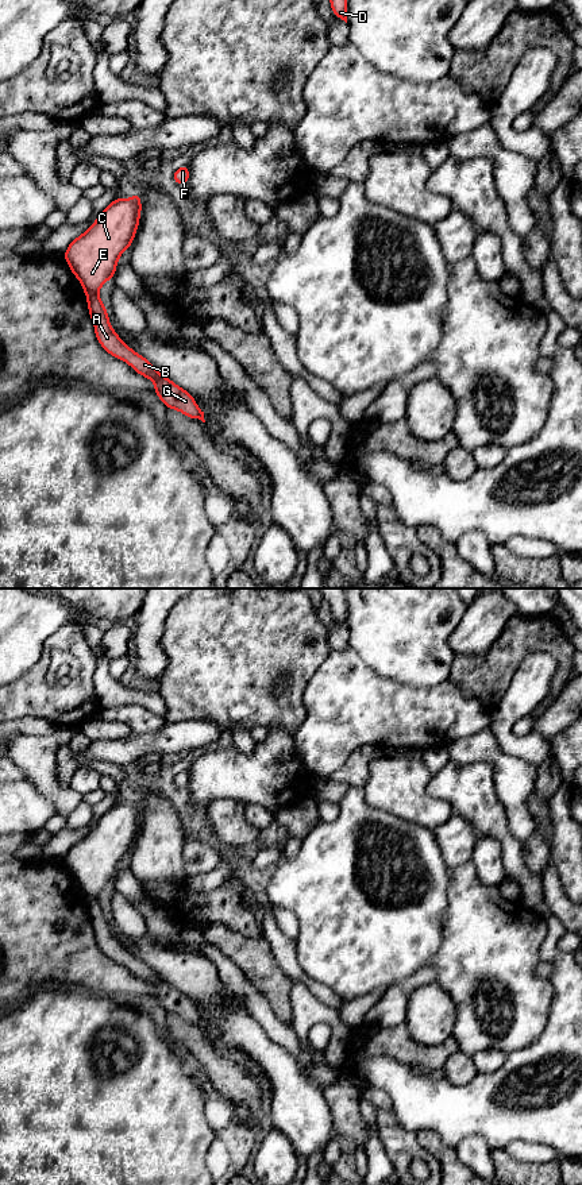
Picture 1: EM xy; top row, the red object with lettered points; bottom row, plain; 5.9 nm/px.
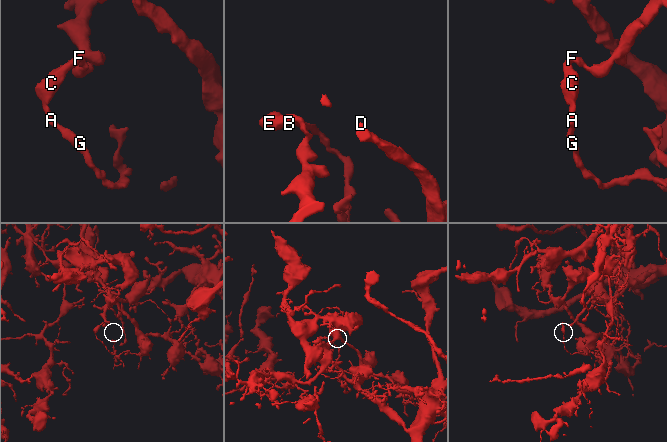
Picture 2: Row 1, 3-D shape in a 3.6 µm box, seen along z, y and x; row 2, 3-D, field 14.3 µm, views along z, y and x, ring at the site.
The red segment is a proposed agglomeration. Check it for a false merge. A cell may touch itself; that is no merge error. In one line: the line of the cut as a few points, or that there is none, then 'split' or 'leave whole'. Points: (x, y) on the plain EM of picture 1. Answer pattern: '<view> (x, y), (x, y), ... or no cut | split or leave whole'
xy (85, 896), (96, 898) | split

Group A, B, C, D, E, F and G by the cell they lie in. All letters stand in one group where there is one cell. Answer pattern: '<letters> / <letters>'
A B D G / C E F

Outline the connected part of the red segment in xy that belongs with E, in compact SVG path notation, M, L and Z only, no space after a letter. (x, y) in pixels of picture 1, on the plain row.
M140 802L115 803L63 861L85 898L97 898L115 880L123 856L131 852L140 822Z

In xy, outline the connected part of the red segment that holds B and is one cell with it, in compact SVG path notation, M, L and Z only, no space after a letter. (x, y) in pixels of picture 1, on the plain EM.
M85 898L88 912L95 929L95 938L101 952L112 961L128 968L136 977L155 988L154 996L166 1012L180 1015L190 1023L199 1023L203 1027L204 1016L196 1010L192 999L163 981L147 964L136 958L112 934L108 916L105 915L97 898Z

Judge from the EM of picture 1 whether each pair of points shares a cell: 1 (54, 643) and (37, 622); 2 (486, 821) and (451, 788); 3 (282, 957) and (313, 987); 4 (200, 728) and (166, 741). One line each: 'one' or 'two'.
1: two
2: one
3: one
4: one

